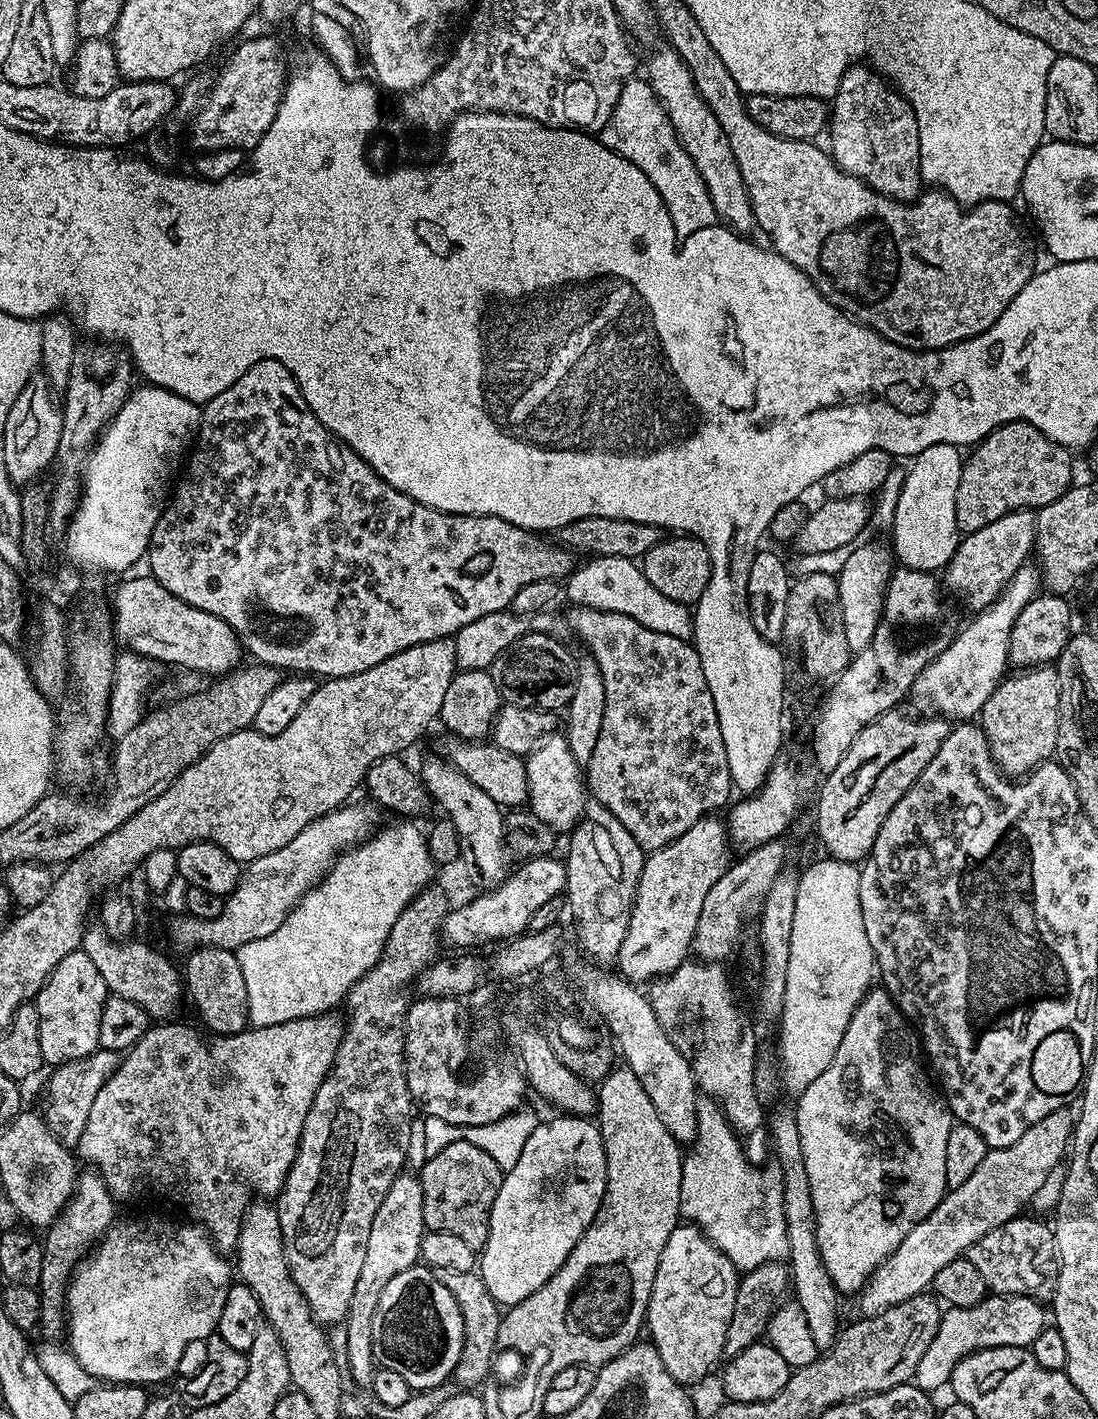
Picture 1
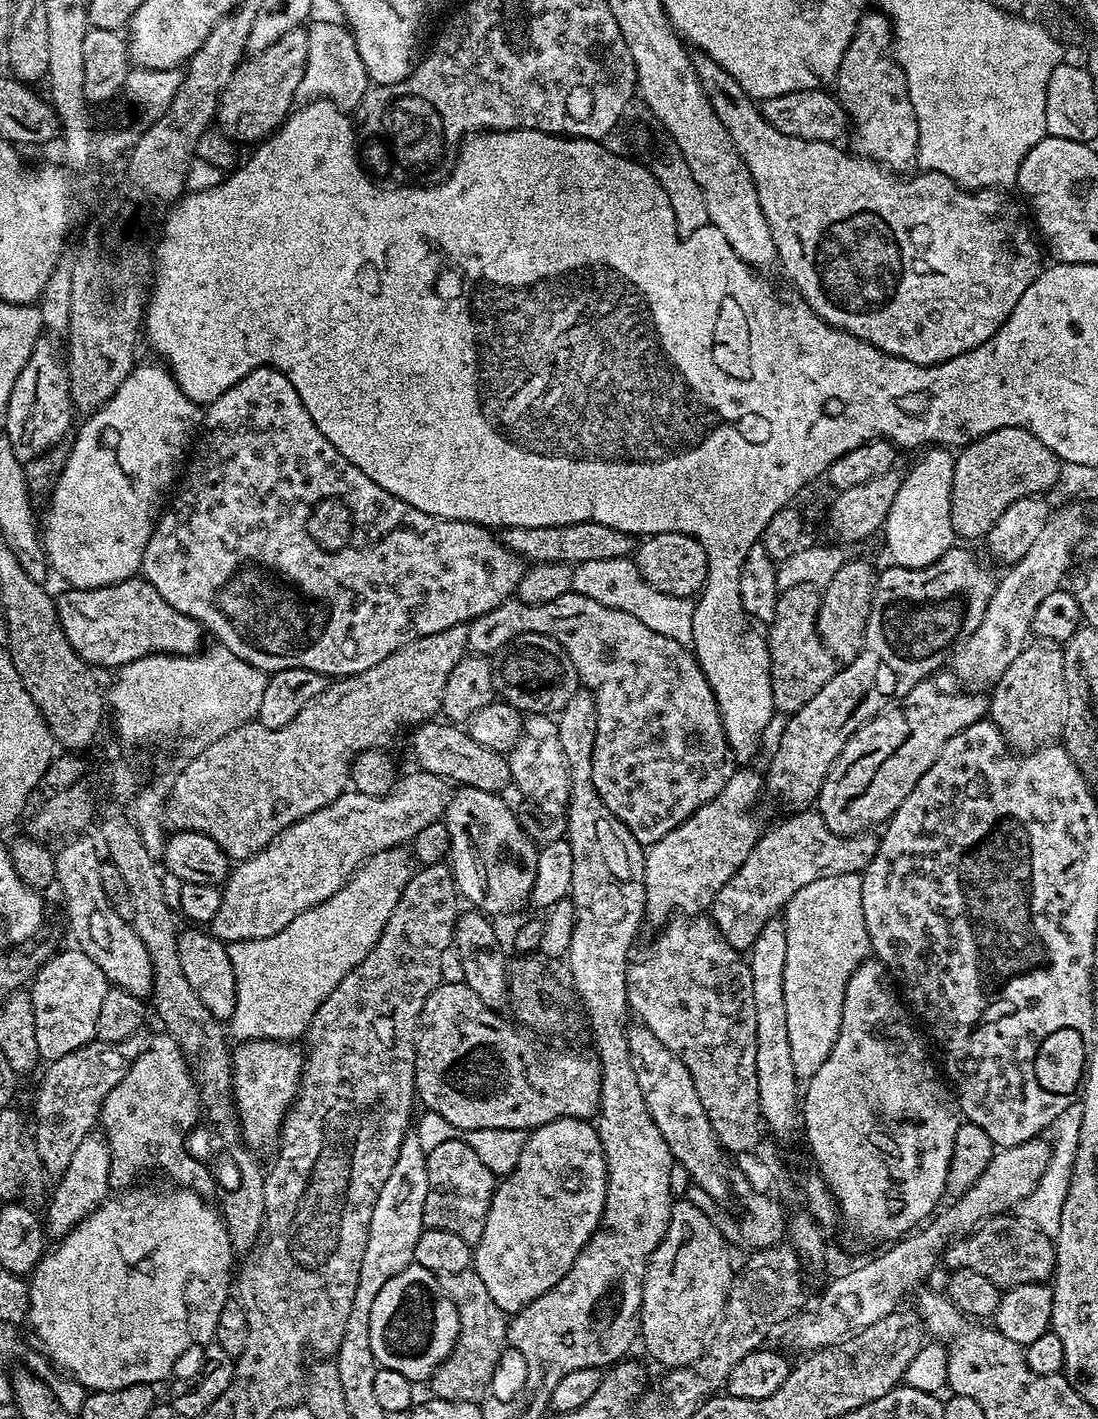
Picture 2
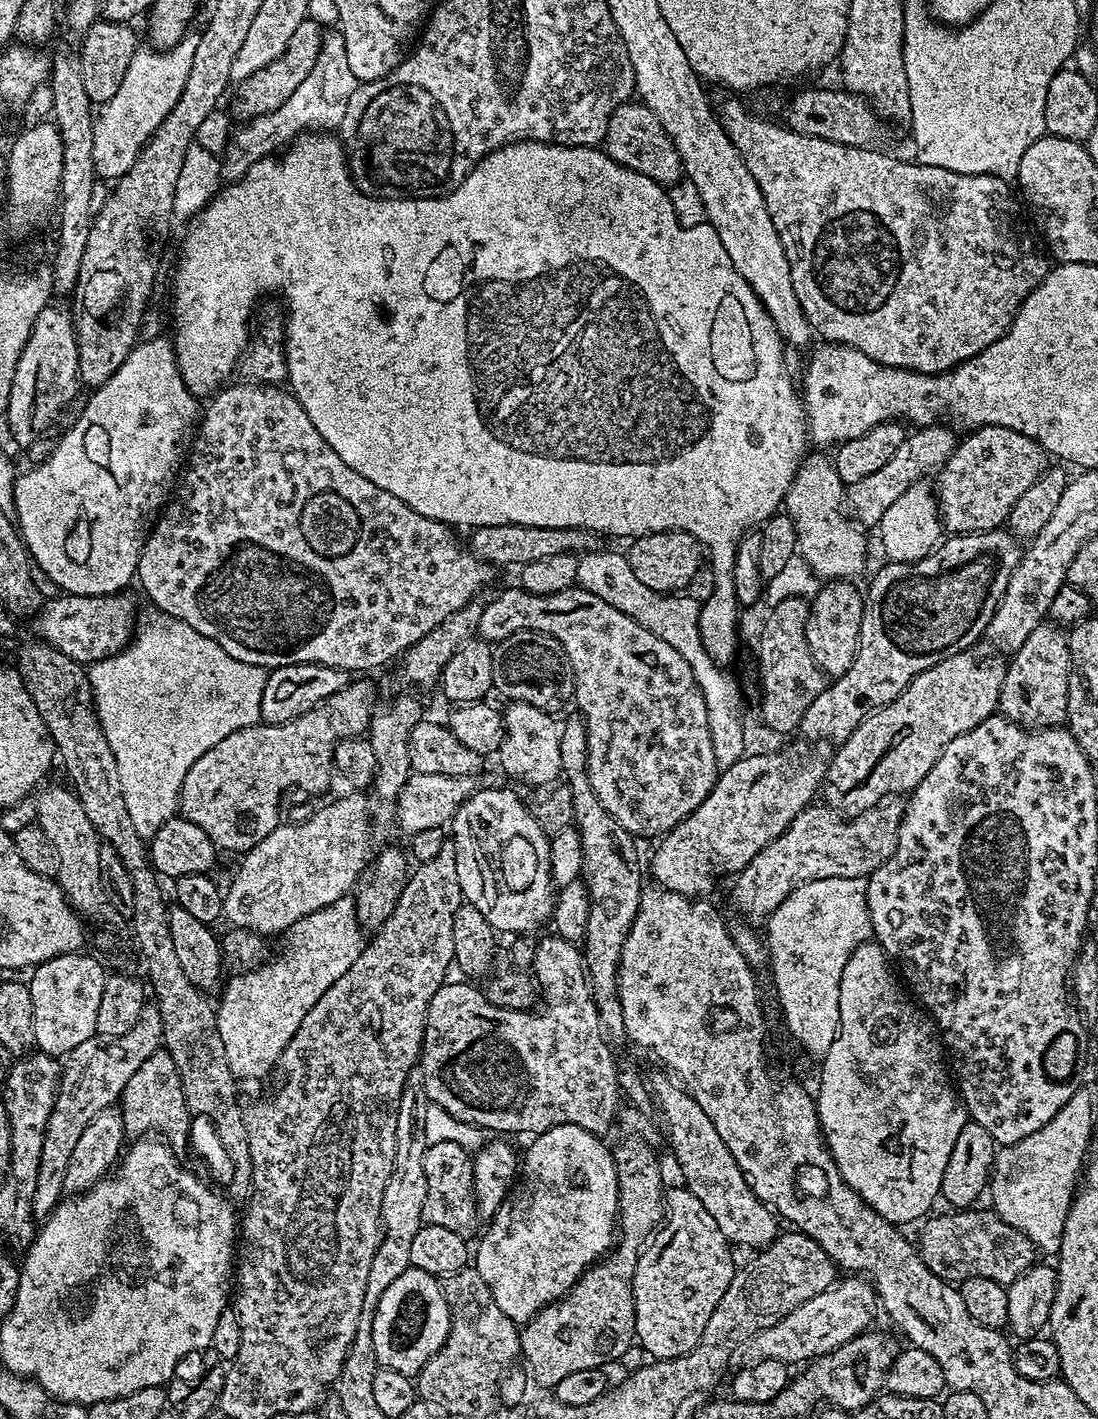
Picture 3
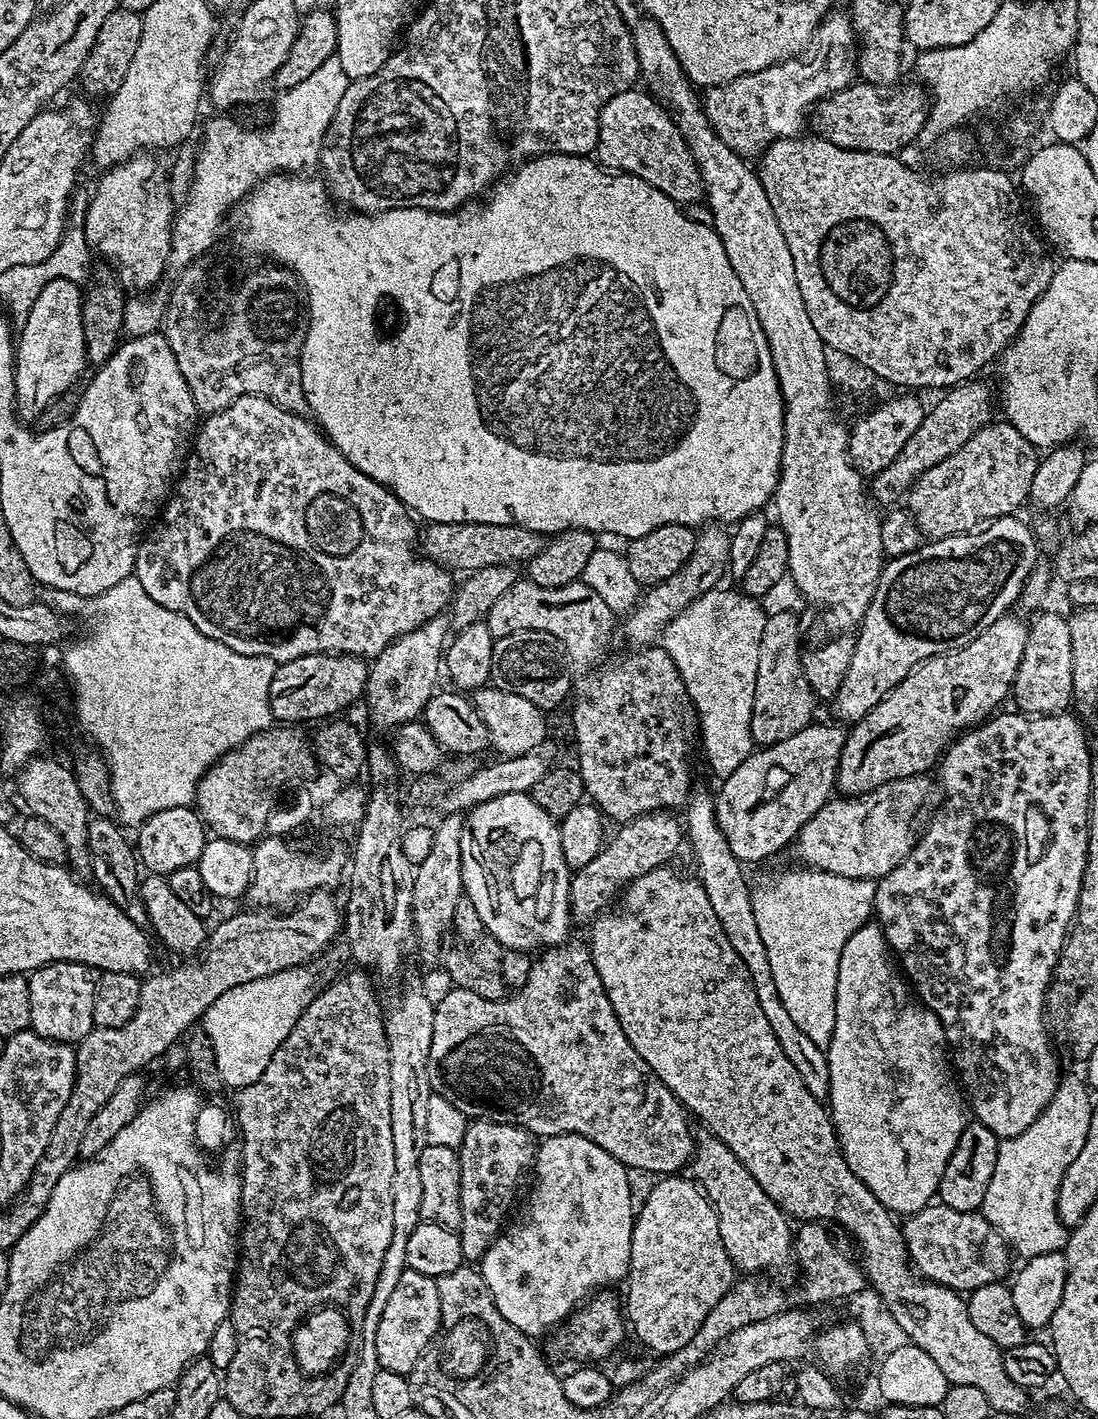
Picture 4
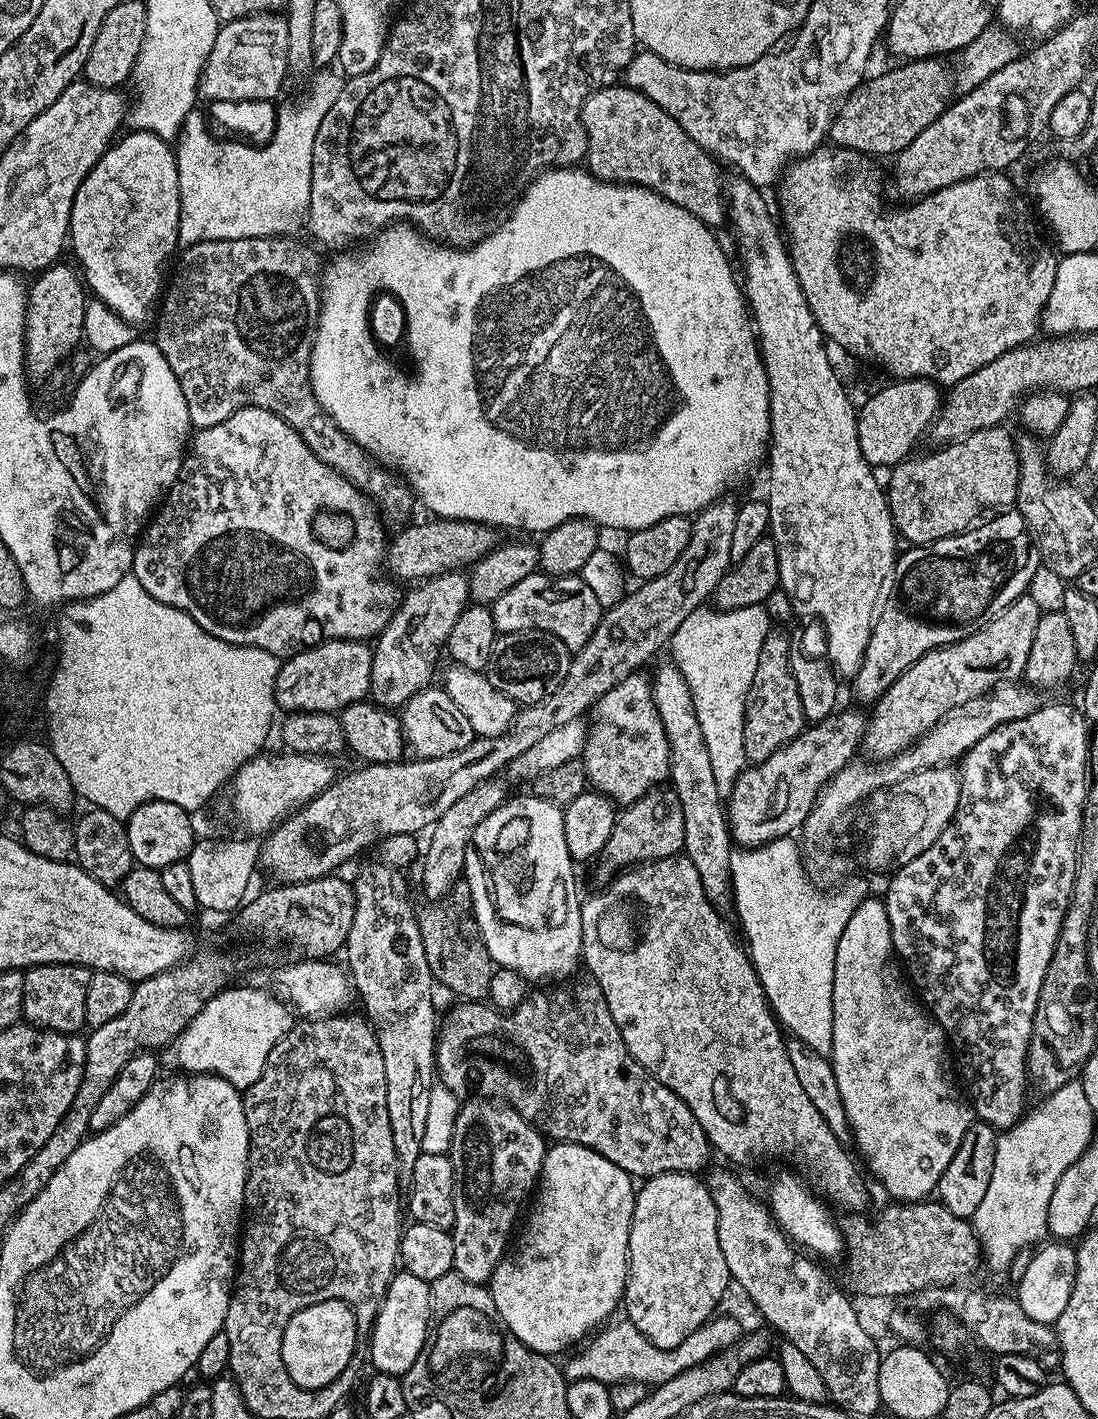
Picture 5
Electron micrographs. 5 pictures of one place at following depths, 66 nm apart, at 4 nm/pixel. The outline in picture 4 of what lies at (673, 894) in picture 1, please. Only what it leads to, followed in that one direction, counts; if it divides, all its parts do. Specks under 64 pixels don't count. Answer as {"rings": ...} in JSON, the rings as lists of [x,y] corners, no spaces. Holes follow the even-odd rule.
{"rings":[[[810,723],[802,730],[798,730],[798,734],[790,734],[790,738],[782,742],[754,750],[746,758],[746,762],[742,762],[742,766],[734,770],[734,774],[719,781],[720,793],[717,791],[714,796],[716,821],[730,850],[745,865],[756,864],[759,860],[780,852],[787,844],[789,847],[802,830],[802,826],[806,826],[806,822],[810,822],[810,818],[814,818],[814,814],[822,810],[822,806],[833,795],[846,732],[845,729],[840,729],[843,727],[839,723],[831,723]]]}

